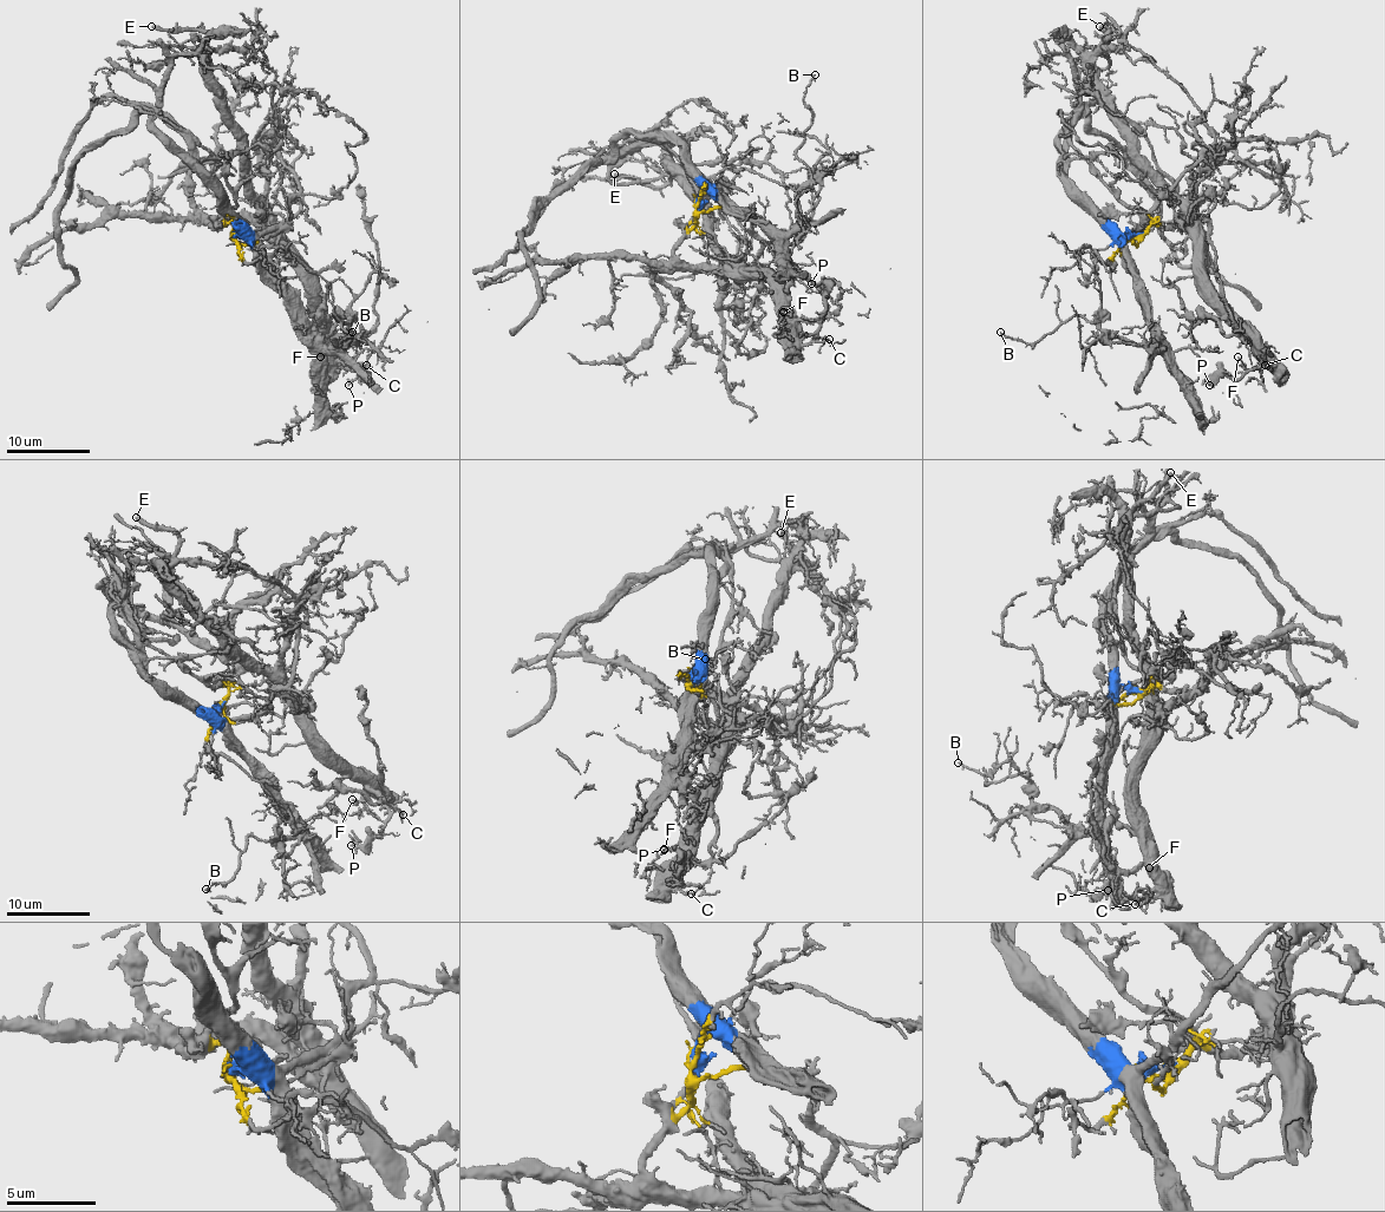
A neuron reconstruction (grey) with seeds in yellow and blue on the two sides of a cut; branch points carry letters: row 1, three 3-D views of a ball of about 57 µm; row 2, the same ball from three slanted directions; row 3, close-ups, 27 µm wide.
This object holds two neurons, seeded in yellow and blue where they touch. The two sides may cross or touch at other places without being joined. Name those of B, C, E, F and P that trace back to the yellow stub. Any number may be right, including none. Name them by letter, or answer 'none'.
C, E, F, P

